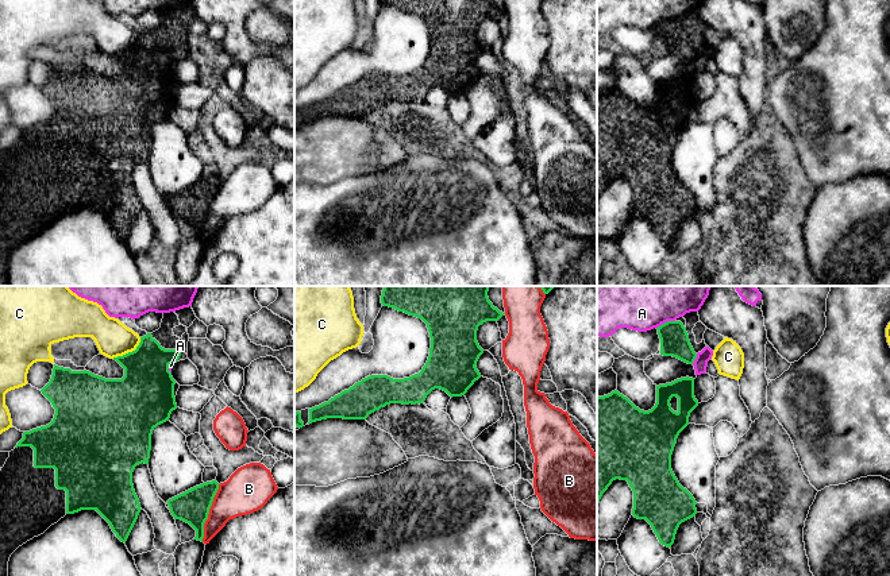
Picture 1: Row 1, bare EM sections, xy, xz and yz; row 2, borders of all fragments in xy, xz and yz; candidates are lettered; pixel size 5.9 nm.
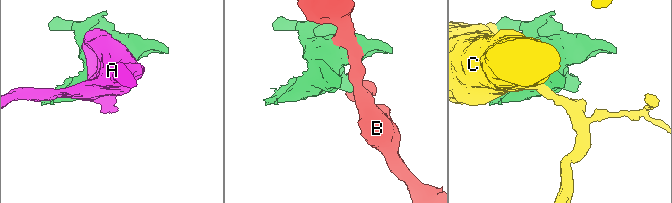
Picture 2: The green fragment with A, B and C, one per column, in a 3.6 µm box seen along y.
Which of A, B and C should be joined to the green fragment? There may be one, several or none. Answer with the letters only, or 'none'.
none

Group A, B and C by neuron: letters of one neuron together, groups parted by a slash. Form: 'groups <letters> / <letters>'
groups A / B / C

